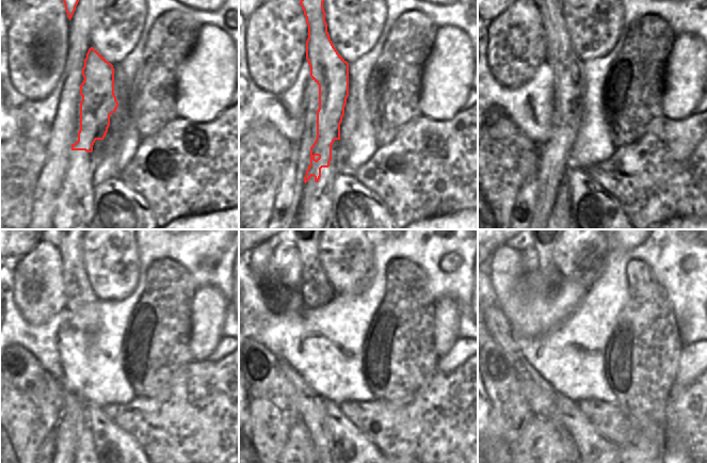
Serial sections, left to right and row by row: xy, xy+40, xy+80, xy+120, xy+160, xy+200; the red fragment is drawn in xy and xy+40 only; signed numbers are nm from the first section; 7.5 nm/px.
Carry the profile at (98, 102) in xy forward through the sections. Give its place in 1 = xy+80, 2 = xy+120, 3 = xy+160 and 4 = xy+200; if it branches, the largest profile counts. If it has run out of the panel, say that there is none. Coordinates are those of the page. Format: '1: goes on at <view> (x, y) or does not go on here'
1: goes on at xy+80 (567, 68)
2: goes on at xy+120 (78, 290)
3: goes on at xy+160 (317, 291)
4: goes on at xy+200 (549, 272)

